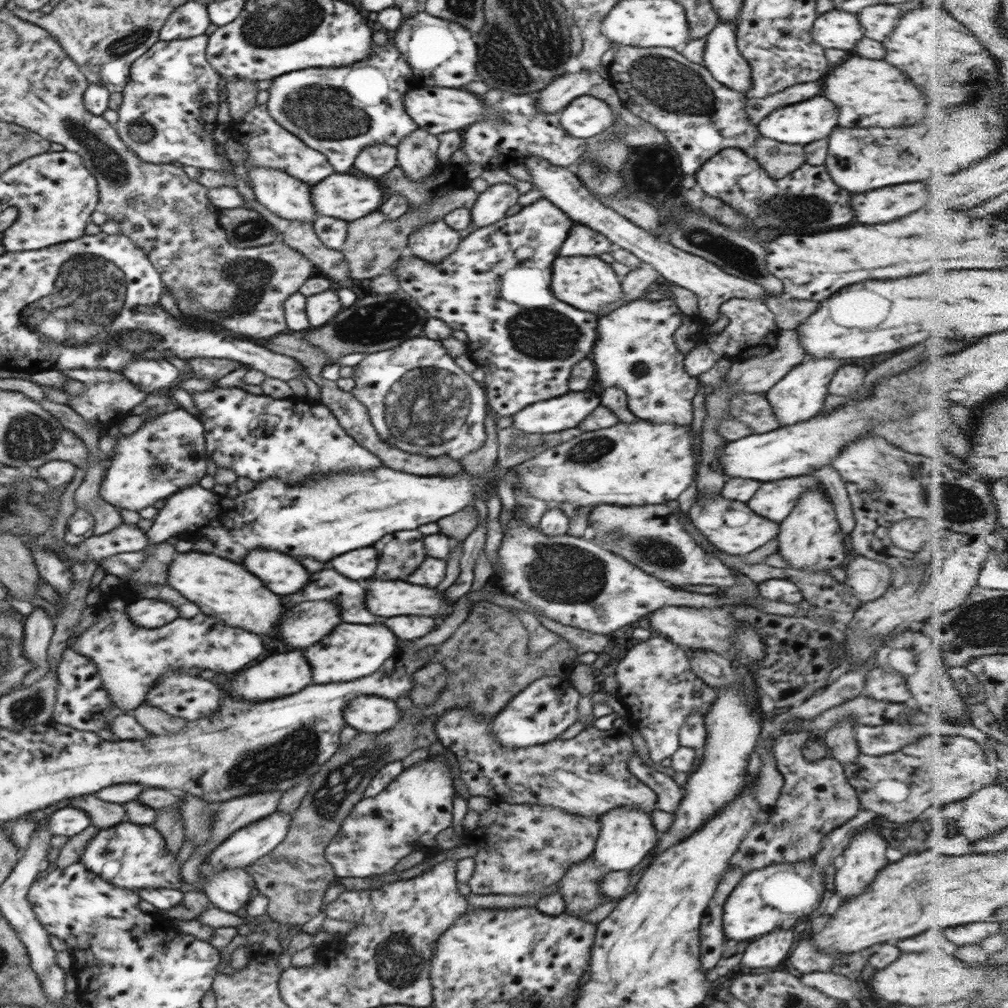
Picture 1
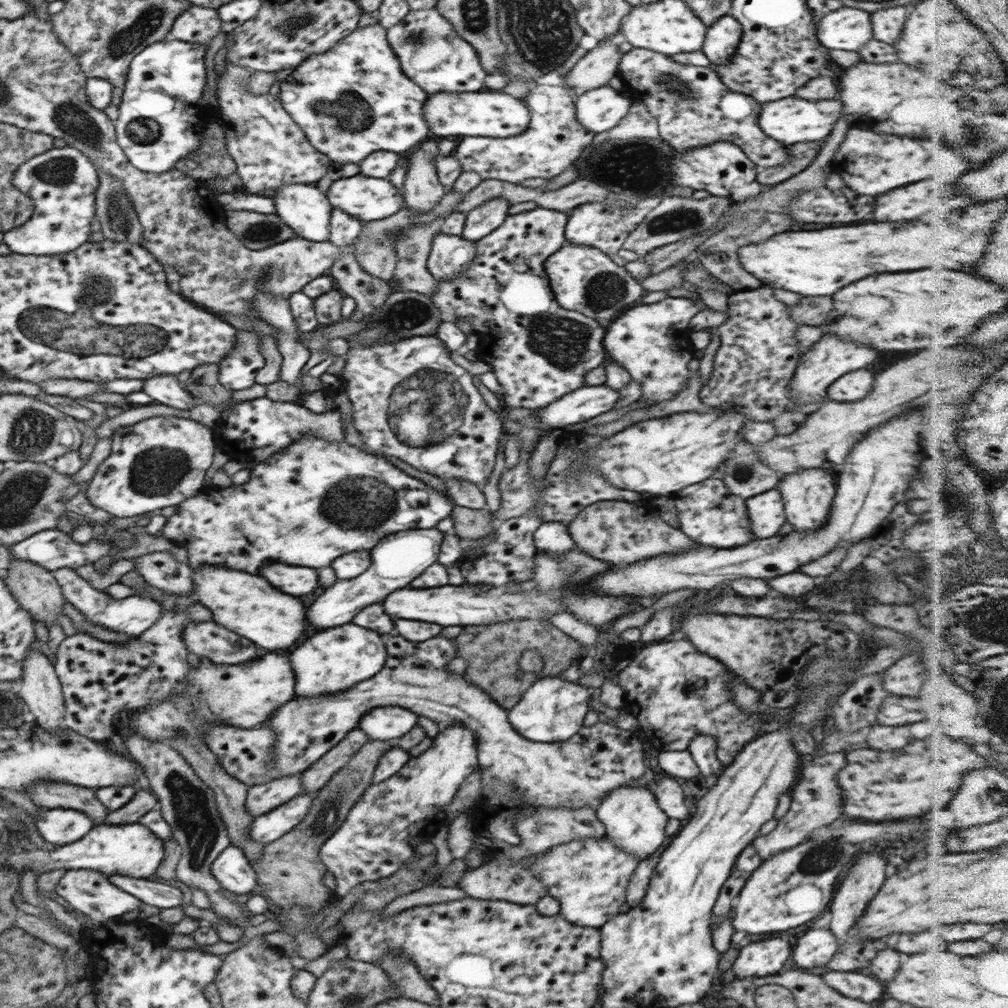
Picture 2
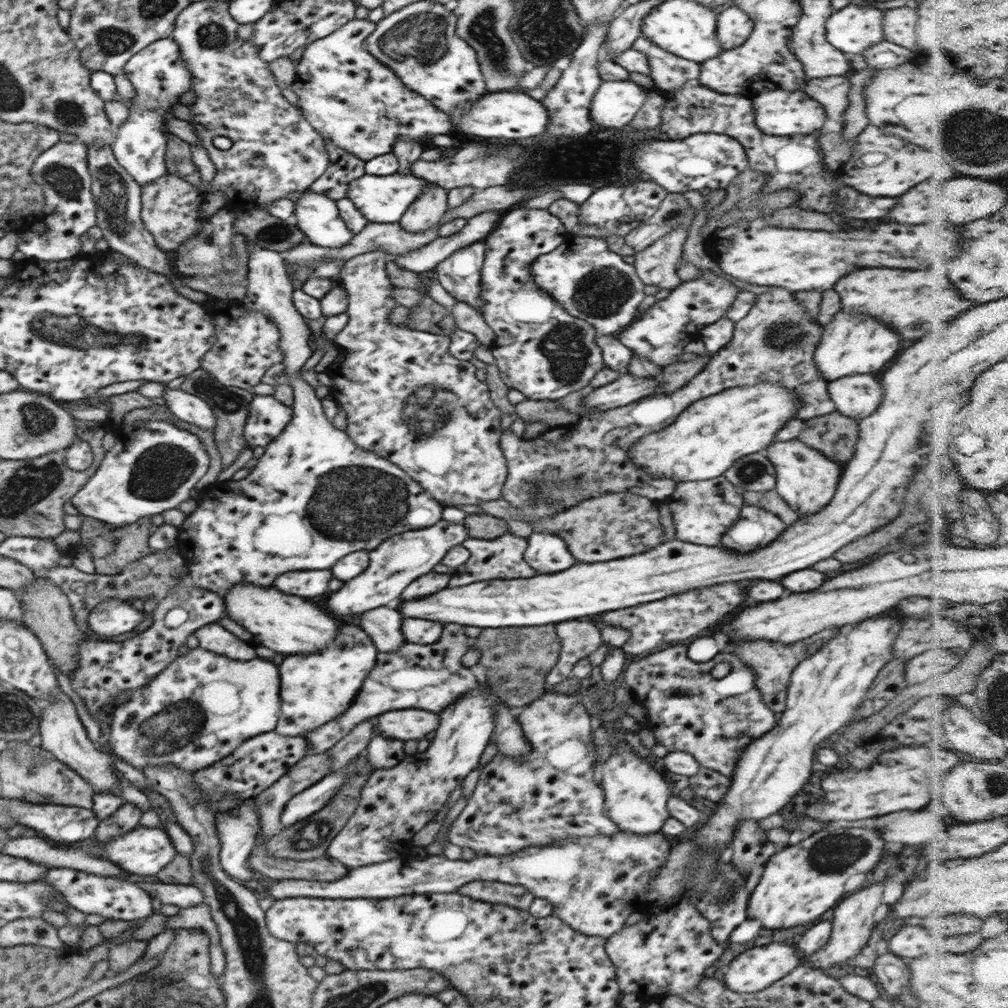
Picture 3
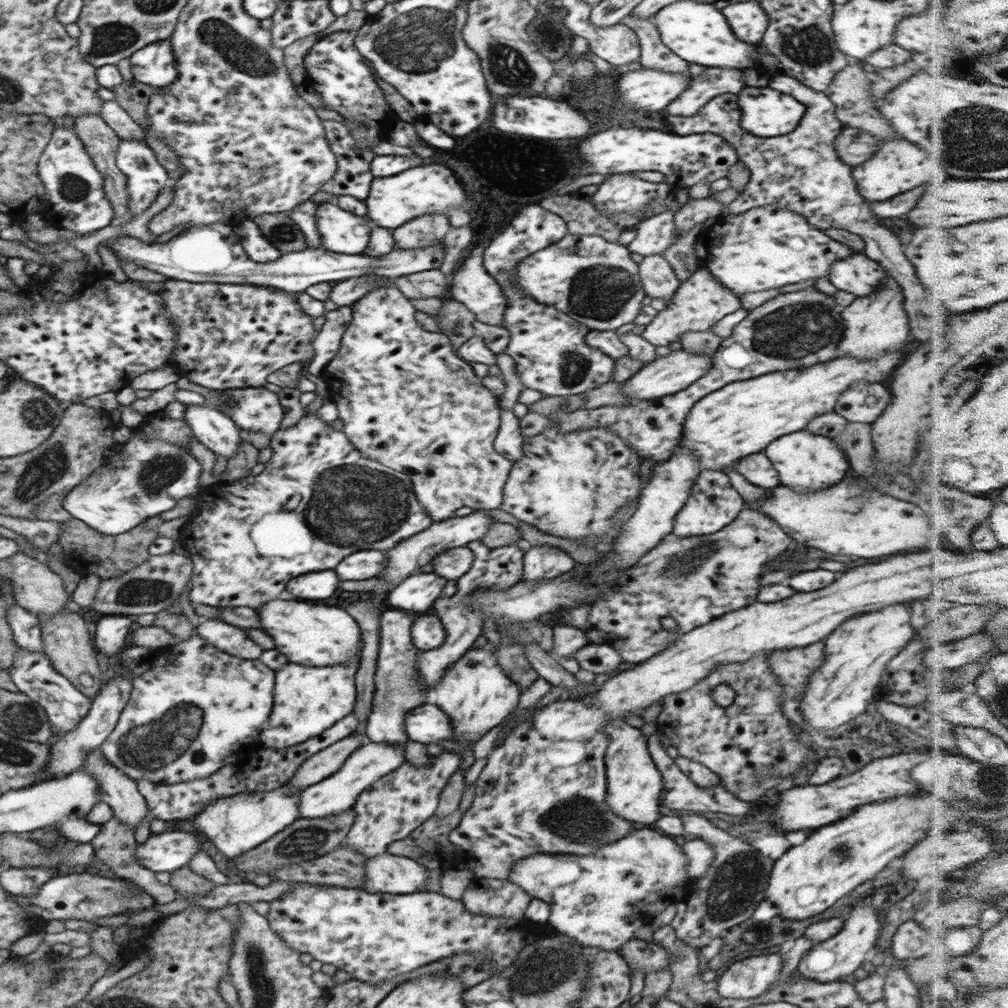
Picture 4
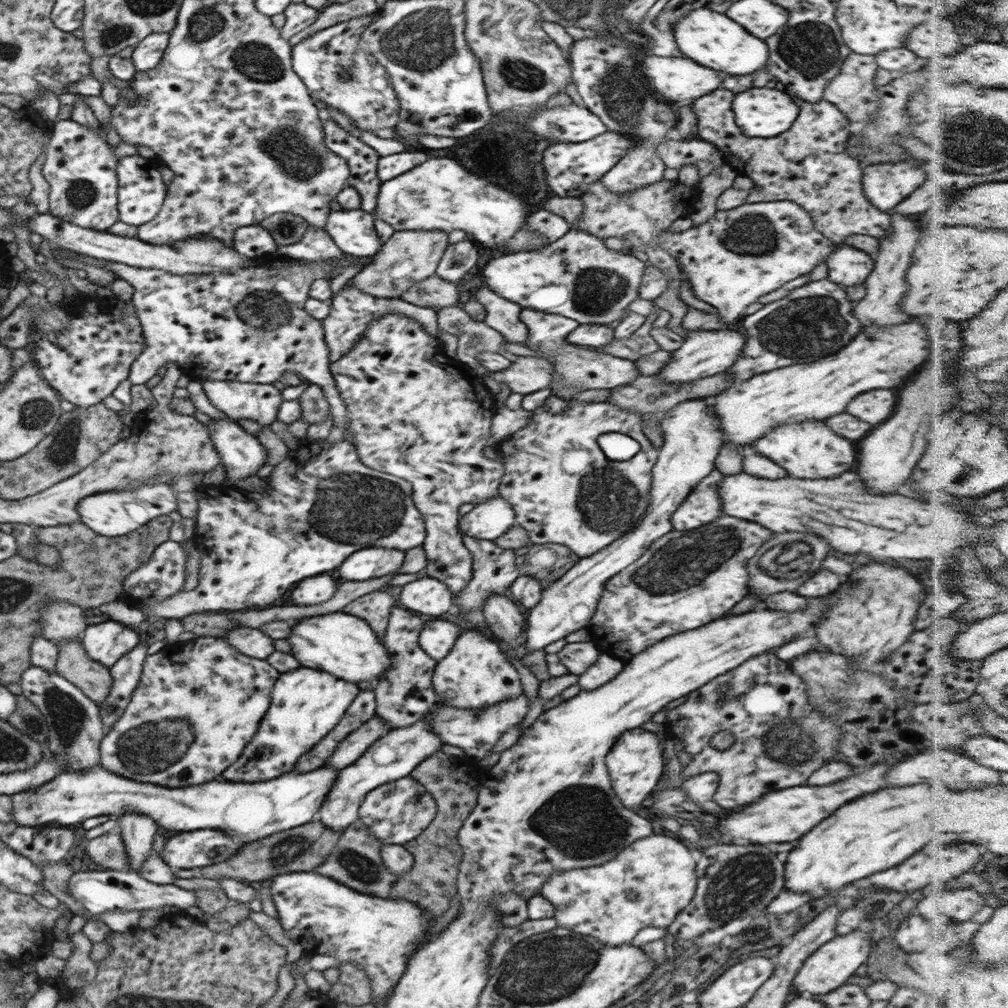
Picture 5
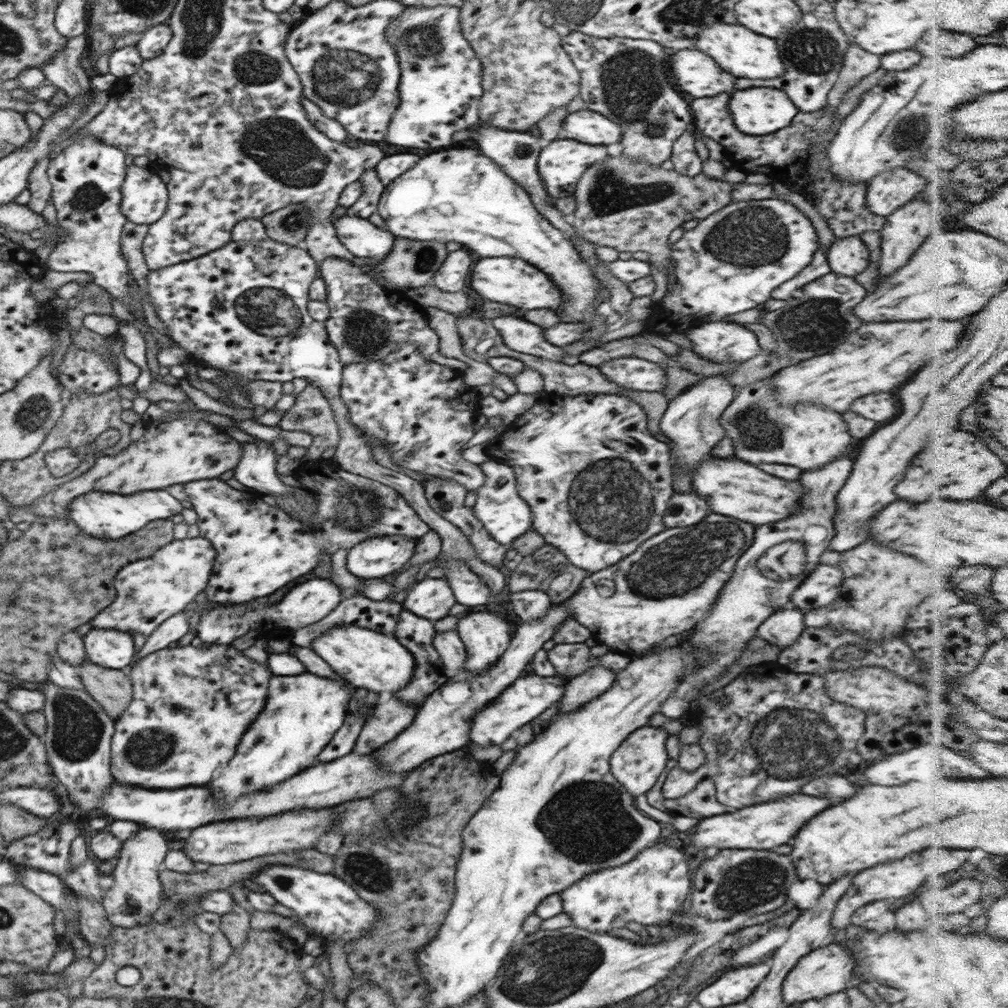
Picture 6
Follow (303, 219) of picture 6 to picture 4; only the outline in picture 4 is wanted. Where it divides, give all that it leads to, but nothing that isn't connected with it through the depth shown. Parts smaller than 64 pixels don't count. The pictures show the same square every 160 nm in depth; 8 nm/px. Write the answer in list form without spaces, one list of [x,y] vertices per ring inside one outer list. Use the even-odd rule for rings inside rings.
[[[285,213],[267,214],[254,217],[268,242],[282,253],[298,252],[308,248],[307,238],[298,225]]]

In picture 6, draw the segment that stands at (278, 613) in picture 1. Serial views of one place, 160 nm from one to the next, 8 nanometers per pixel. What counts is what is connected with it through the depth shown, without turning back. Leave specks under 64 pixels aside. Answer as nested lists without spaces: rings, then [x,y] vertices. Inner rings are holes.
[[[354,624],[332,626],[318,636],[310,648],[327,662],[337,676],[346,678],[352,686],[377,692],[384,697],[395,693],[413,679],[415,660],[413,654],[395,637],[378,634],[375,630],[360,628]]]

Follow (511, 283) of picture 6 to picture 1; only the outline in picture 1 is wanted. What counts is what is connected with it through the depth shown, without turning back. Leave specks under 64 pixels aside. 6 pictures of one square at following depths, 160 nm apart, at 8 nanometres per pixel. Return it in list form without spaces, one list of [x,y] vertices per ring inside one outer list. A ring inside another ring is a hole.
[[[558,256],[554,259],[551,272],[551,289],[555,298],[576,310],[599,315],[606,306],[624,298],[621,277],[610,264],[597,256]]]

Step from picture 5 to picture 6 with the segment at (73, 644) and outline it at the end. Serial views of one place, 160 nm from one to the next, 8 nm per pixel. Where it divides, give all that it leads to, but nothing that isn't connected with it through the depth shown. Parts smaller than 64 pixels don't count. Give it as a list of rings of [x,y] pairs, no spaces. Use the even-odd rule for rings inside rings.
[[[87,658],[77,667],[85,691],[107,712],[117,719],[133,700],[130,677],[120,670],[107,669]]]

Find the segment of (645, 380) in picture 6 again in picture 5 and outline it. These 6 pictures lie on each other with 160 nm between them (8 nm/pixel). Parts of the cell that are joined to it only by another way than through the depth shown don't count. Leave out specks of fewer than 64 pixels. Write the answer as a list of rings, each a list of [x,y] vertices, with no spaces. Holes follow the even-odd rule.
[[[523,309],[520,318],[530,331],[527,348],[533,350],[536,357],[546,359],[548,363],[554,365],[552,380],[549,384],[552,394],[554,394],[554,390],[569,386],[577,386],[577,388],[581,388],[582,392],[583,390],[608,390],[628,384],[636,377],[642,377],[638,367],[634,367],[634,362],[626,360],[626,358],[616,358],[616,356],[604,351],[591,350],[566,341],[566,337],[576,331],[579,326],[579,323],[571,320],[571,318],[566,318],[560,314],[543,314],[541,311],[531,309]]]

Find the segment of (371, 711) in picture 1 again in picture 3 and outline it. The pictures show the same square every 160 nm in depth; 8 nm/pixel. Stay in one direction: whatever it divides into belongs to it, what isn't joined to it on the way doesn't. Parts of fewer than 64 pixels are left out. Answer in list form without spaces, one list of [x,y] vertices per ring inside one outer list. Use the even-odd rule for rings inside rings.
[[[422,709],[394,710],[379,714],[374,718],[375,732],[379,732],[386,738],[396,740],[420,740],[426,734],[436,730],[439,725],[439,713]]]

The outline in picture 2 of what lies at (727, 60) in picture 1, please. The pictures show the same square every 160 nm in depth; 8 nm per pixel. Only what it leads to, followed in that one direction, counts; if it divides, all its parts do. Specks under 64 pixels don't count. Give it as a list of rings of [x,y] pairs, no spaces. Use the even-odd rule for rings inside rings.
[[[730,13],[707,28],[701,51],[707,55],[712,68],[734,56],[742,31],[741,24]]]

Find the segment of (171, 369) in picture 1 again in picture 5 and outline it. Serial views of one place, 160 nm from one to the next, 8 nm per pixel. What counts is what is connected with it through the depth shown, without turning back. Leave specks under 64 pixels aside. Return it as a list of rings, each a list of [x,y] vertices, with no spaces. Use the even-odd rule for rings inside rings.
[[[212,419],[208,430],[215,451],[226,468],[228,482],[256,475],[262,466],[268,464],[266,451],[258,438],[248,434],[237,422]]]

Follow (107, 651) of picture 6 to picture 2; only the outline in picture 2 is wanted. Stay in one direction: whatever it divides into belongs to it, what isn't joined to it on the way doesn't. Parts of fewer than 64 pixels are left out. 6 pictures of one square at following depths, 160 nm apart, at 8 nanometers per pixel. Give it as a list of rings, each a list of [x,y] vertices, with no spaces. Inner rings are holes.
[[[56,569],[52,574],[61,586],[62,594],[66,600],[82,614],[85,614],[88,620],[102,625],[104,628],[136,637],[142,634],[144,630],[154,626],[163,614],[161,604],[150,597],[141,597],[135,594],[124,599],[112,599],[106,591],[94,589],[84,578],[78,576],[74,569]]]

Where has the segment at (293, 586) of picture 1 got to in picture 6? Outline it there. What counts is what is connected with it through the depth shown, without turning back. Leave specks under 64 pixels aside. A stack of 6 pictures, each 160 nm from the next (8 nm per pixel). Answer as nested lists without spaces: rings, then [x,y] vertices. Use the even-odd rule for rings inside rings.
[[[308,580],[296,588],[292,588],[282,600],[280,604],[266,608],[266,602],[248,601],[246,604],[217,604],[210,611],[206,611],[206,607],[202,607],[202,617],[199,618],[197,627],[197,636],[204,642],[219,644],[231,644],[236,638],[246,638],[246,634],[250,634],[250,630],[258,630],[258,634],[266,634],[266,638],[274,638],[274,634],[278,634],[278,638],[286,638],[286,642],[290,642],[290,634],[294,634],[296,628],[302,626],[310,626],[314,622],[321,621],[322,618],[328,616],[338,602],[342,600],[340,590],[330,582],[330,580]]]

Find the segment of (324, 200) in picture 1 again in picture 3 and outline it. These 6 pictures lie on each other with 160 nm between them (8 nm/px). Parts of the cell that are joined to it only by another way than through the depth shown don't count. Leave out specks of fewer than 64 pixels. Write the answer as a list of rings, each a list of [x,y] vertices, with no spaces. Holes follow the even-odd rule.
[[[397,172],[389,175],[364,173],[350,182],[347,197],[370,223],[395,223],[399,222],[406,209],[422,194],[422,191],[432,185],[436,184],[425,178],[418,178],[412,173],[408,173],[408,175],[400,175]]]

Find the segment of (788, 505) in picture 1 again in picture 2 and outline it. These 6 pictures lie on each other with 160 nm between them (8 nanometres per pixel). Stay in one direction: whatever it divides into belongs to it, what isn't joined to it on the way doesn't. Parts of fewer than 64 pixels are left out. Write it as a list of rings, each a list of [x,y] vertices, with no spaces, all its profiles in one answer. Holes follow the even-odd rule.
[[[777,487],[745,499],[745,505],[751,529],[756,528],[756,538],[770,538],[778,534],[779,528],[786,522],[782,493]]]

